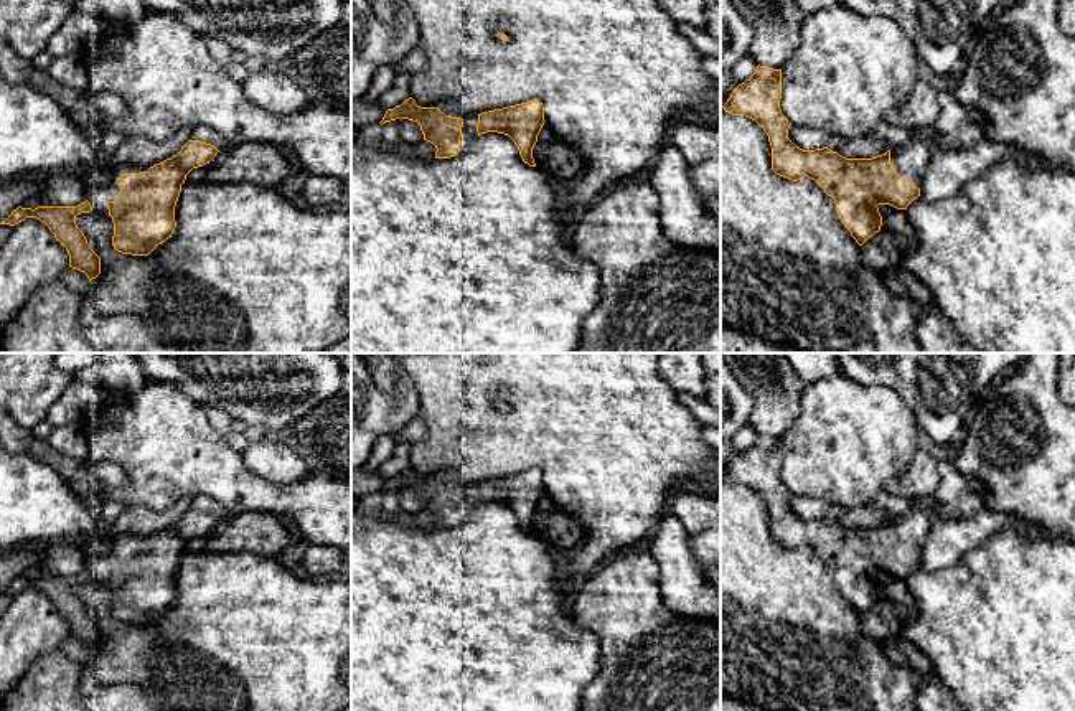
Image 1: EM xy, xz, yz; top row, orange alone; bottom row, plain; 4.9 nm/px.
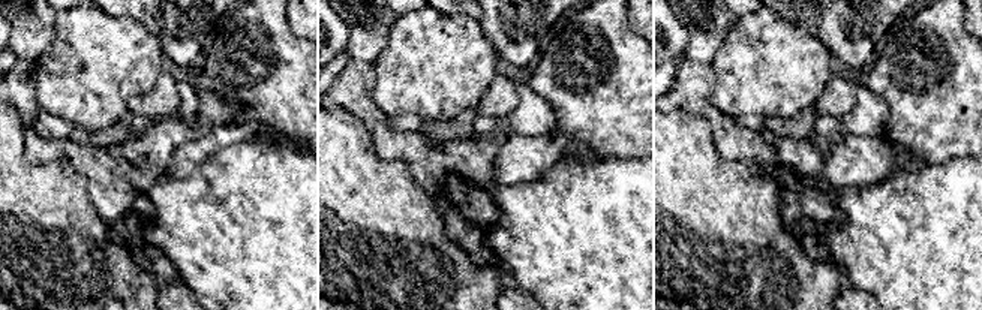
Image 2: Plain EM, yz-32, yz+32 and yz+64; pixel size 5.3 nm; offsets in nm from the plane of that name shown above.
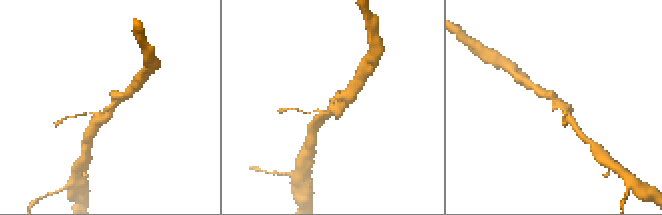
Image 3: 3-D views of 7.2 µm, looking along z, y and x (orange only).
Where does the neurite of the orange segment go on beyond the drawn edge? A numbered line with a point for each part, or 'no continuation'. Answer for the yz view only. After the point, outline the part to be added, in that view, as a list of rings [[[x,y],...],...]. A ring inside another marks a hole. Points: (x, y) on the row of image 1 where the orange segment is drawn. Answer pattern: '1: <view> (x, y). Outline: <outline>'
1: yz (910, 160). Outline: [[[932,132],[915,134],[912,142],[902,148],[890,150],[890,163],[904,181],[913,183],[920,188],[920,181],[928,160],[948,148]]]

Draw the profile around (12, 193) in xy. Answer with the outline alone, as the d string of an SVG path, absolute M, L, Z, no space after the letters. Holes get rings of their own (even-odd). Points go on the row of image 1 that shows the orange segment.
M15 178L0 183L0 223L5 221L13 210L31 196L38 196L45 181L30 178Z

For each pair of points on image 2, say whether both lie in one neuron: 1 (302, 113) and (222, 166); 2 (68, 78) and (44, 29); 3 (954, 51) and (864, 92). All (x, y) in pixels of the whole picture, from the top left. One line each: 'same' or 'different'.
1: different
2: different
3: different

